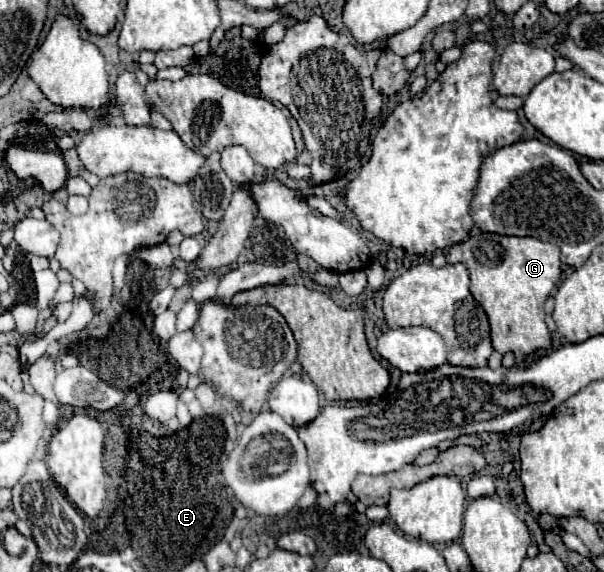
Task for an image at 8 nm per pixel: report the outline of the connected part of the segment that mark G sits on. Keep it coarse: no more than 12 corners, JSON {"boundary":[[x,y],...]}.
{"boundary":[[473,231],[449,249],[485,309],[493,349],[551,345],[543,305],[559,247]]}

